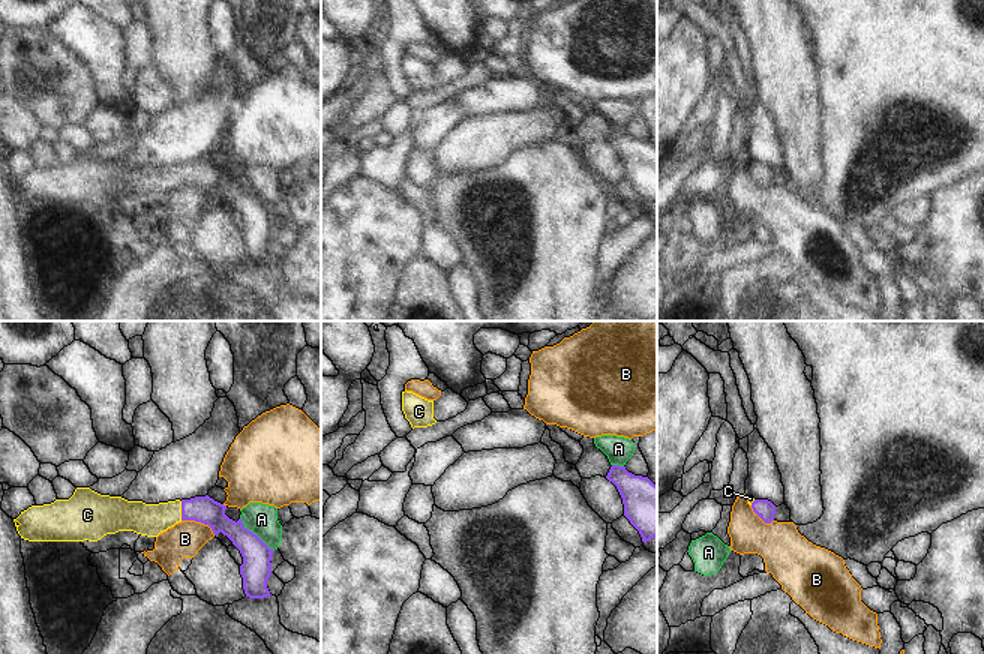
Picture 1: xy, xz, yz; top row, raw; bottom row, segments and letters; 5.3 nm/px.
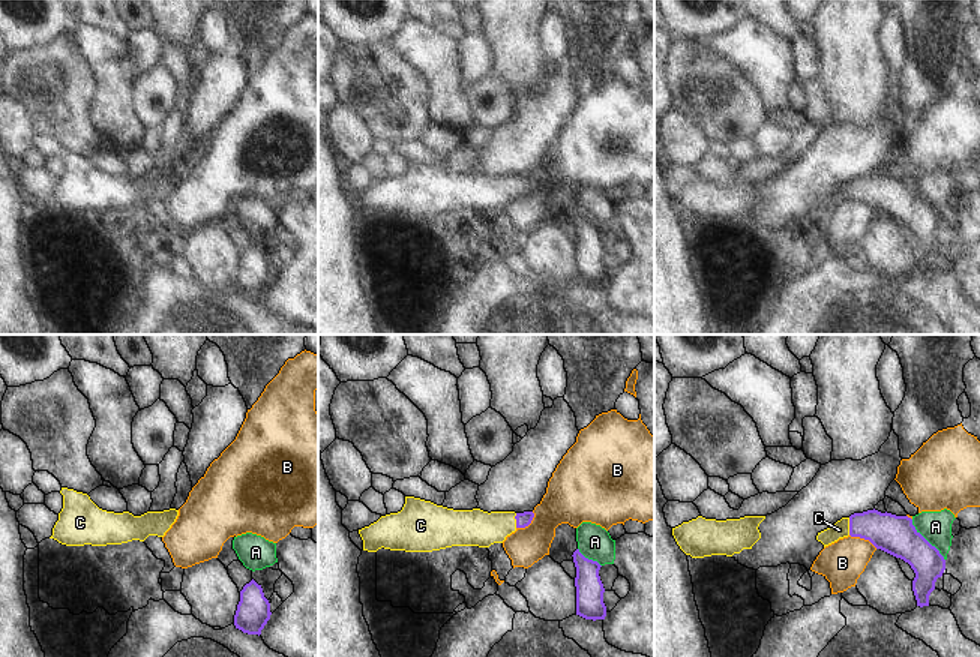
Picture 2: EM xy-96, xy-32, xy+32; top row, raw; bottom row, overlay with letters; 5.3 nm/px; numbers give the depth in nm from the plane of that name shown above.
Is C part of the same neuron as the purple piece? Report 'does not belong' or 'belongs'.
belongs

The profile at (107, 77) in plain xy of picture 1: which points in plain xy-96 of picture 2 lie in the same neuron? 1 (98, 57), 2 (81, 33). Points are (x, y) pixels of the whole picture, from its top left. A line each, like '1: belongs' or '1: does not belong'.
1: belongs
2: belongs

